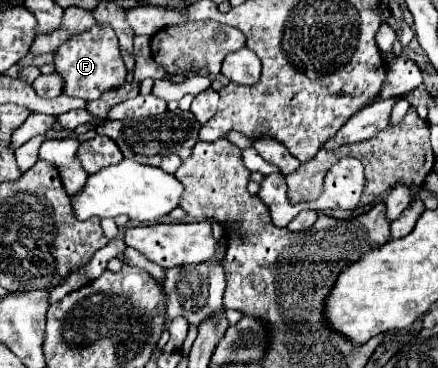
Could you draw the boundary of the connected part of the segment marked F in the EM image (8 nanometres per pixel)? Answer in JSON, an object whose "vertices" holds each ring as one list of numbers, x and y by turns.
{"vertices":[[94,24,90,30,68,38,54,50,54,66,62,76,62,94,82,100,96,100,104,92,118,88,126,78,126,66,120,56,118,38,110,24]]}

